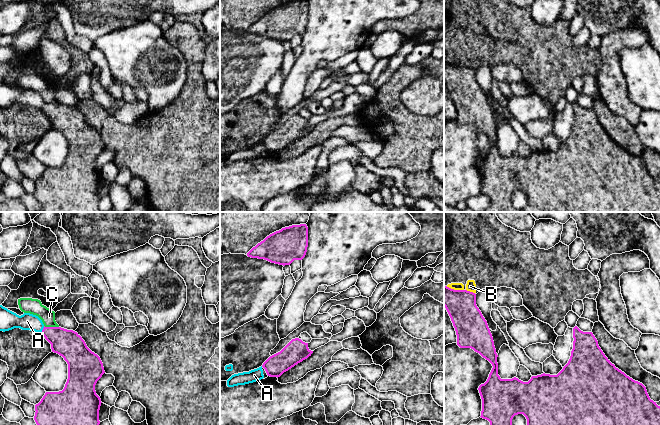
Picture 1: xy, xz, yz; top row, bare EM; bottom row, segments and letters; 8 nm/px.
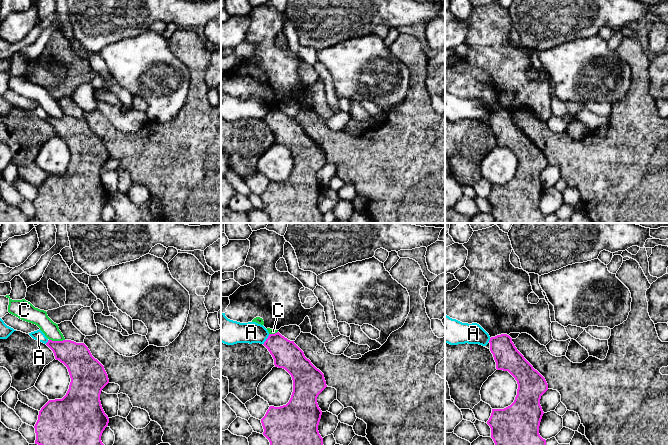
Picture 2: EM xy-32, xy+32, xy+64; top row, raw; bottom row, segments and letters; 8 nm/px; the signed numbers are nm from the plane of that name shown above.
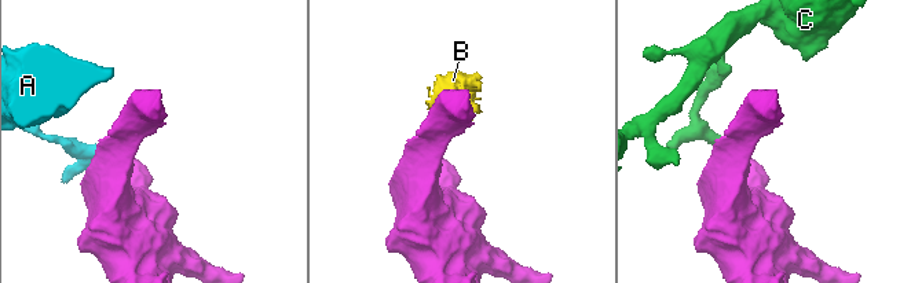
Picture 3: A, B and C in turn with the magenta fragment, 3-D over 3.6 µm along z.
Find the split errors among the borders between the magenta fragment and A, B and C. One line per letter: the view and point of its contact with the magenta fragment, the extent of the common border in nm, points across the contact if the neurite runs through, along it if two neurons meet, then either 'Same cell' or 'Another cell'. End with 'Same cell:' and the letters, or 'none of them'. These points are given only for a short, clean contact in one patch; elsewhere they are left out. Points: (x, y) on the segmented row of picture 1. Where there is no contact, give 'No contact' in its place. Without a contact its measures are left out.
A: Touches magenta at xy (43, 329). Shared border 70 nm. Boundary: xy (44, 326), (40, 332). Another cell
B: Touches magenta at yz (469, 291). Shared border 80 nm. Another cell
C: Touches magenta at xy (51, 327). Shared border 120 nm. Boundary: xy (44, 325), (58, 327). Another cell
Same cell: none of them

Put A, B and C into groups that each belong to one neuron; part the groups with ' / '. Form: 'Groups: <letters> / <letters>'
Groups: A / B / C

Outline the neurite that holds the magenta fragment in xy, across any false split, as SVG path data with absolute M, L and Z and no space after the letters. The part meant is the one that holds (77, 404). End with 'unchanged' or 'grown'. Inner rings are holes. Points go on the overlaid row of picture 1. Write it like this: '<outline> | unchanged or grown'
M45 327L41 334L51 344L52 352L59 354L68 364L68 379L65 387L59 392L46 392L41 401L35 405L34 420L37 425L99 425L101 399L96 394L95 385L105 373L100 357L92 352L82 337L73 330L61 327Z | unchanged

